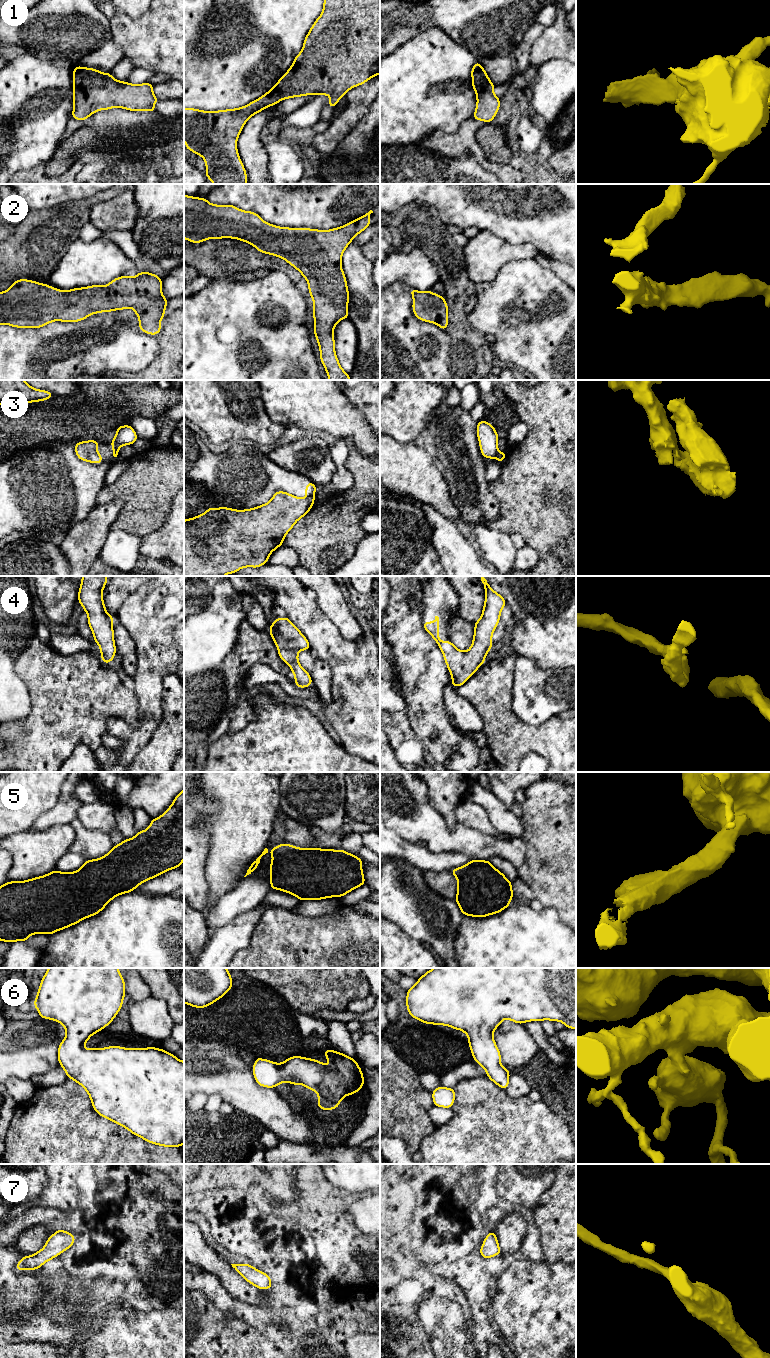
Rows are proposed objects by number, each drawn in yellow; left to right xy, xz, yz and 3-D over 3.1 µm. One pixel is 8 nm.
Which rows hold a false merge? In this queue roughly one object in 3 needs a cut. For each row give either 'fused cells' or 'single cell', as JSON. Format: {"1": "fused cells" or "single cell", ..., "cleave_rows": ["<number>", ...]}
{"1": "single cell", "2": "single cell", "3": "fused cells", "4": "single cell", "5": "single cell", "6": "single cell", "7": "single cell", "cleave_rows": ["3"]}

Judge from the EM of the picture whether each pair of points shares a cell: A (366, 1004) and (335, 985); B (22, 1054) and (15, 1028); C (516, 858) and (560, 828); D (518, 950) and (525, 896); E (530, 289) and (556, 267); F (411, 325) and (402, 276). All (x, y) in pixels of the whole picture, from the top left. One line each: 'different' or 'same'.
A: different
B: same
C: different
D: different
E: different
F: different

